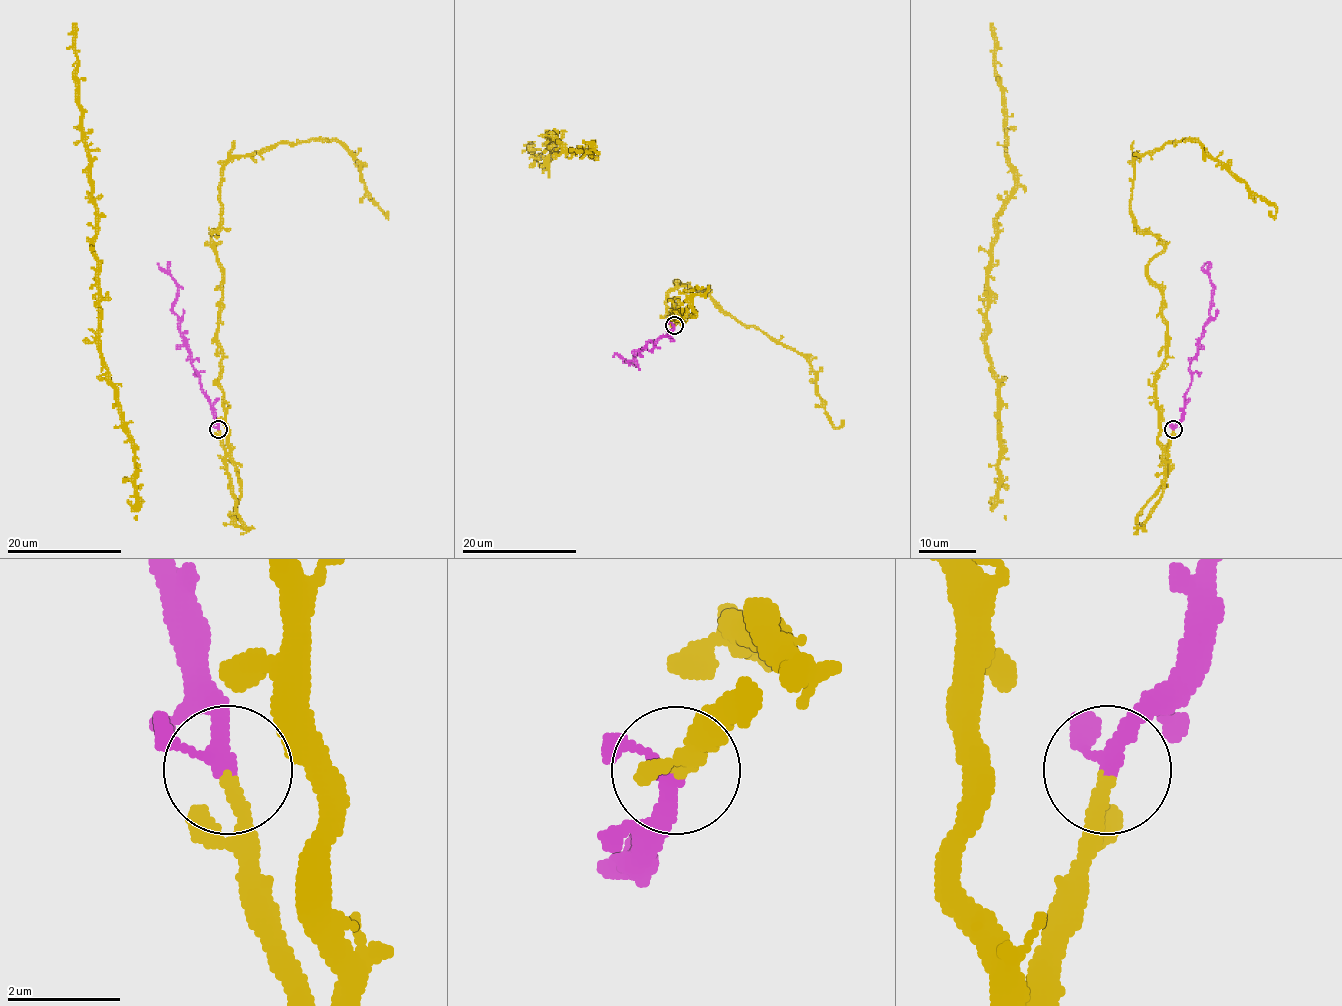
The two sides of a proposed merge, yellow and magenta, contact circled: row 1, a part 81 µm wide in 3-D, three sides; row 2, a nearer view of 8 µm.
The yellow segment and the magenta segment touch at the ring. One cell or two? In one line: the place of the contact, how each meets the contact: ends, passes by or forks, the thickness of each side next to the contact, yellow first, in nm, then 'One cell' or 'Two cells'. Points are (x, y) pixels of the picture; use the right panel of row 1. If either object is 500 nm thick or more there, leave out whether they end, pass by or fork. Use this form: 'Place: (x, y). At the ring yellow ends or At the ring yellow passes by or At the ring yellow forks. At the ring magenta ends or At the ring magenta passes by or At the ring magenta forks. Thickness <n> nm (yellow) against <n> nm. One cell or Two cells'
Place: (1173, 429). At the ring yellow ends. At the ring magenta passes by. Thickness 220 nm (yellow) against 240 nm. One cell

